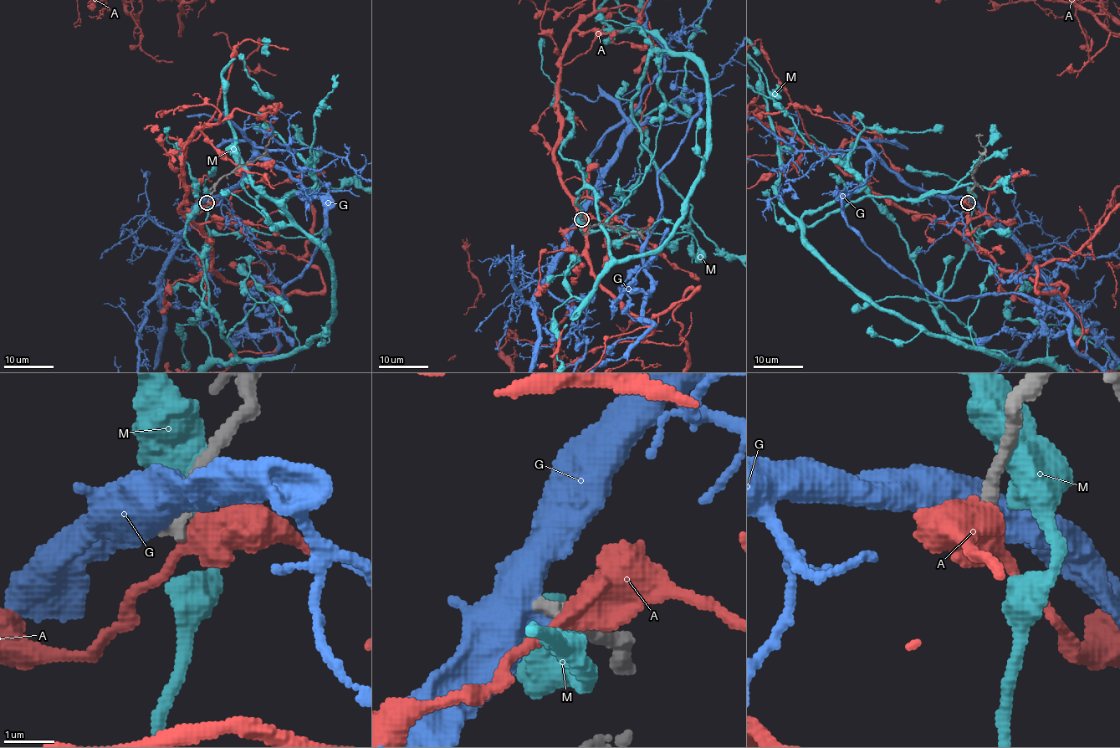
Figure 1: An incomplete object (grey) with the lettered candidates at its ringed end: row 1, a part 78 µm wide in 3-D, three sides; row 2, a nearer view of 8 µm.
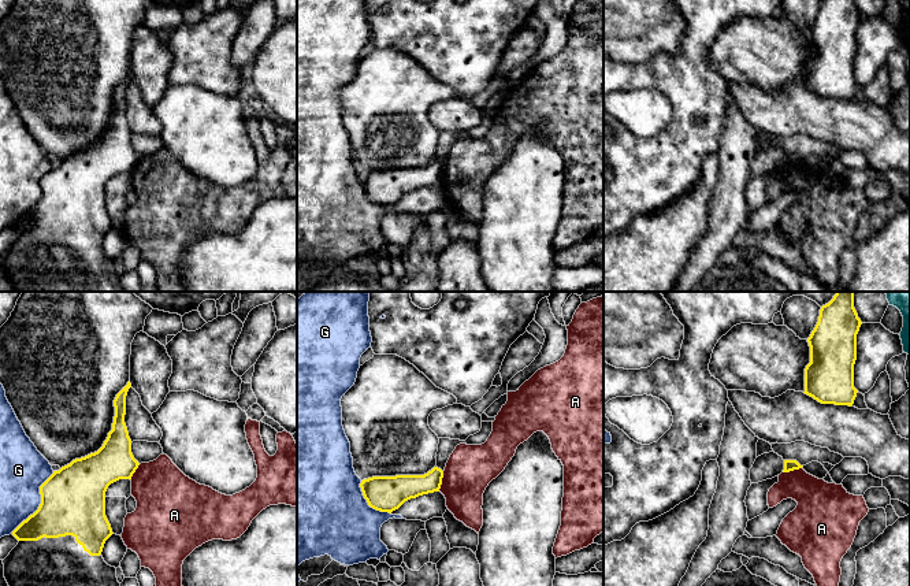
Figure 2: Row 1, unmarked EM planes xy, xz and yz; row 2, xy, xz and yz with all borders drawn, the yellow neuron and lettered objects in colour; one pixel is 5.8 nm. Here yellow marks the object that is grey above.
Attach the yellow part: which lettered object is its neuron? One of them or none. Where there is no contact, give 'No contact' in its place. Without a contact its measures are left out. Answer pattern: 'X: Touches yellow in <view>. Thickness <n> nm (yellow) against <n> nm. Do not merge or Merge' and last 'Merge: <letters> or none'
A: Touches yellow in xz. Thickness 160 nm (yellow) against 280 nm. Do not merge
G: Touches yellow in xy. Thickness 380 nm (yellow) against 280 nm. Do not merge
M: No contact. Do not merge
Merge: none

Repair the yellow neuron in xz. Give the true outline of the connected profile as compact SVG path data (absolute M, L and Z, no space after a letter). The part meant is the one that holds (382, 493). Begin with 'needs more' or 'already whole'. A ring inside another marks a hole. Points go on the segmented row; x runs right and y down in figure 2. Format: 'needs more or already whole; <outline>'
already whole; M434 467L424 475L372 476L360 487L371 508L391 513L411 498L439 492L442 478L443 471Z

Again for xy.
needs more; M129 381L114 400L112 430L103 446L97 452L75 459L59 471L53 471L40 486L41 504L33 515L12 531L19 542L3 560L4 578L8 586L120 586L116 568L104 561L101 552L105 541L114 534L105 516L105 492L111 483L119 479L131 479L140 466L131 453L131 440L125 423L126 396L130 387Z

